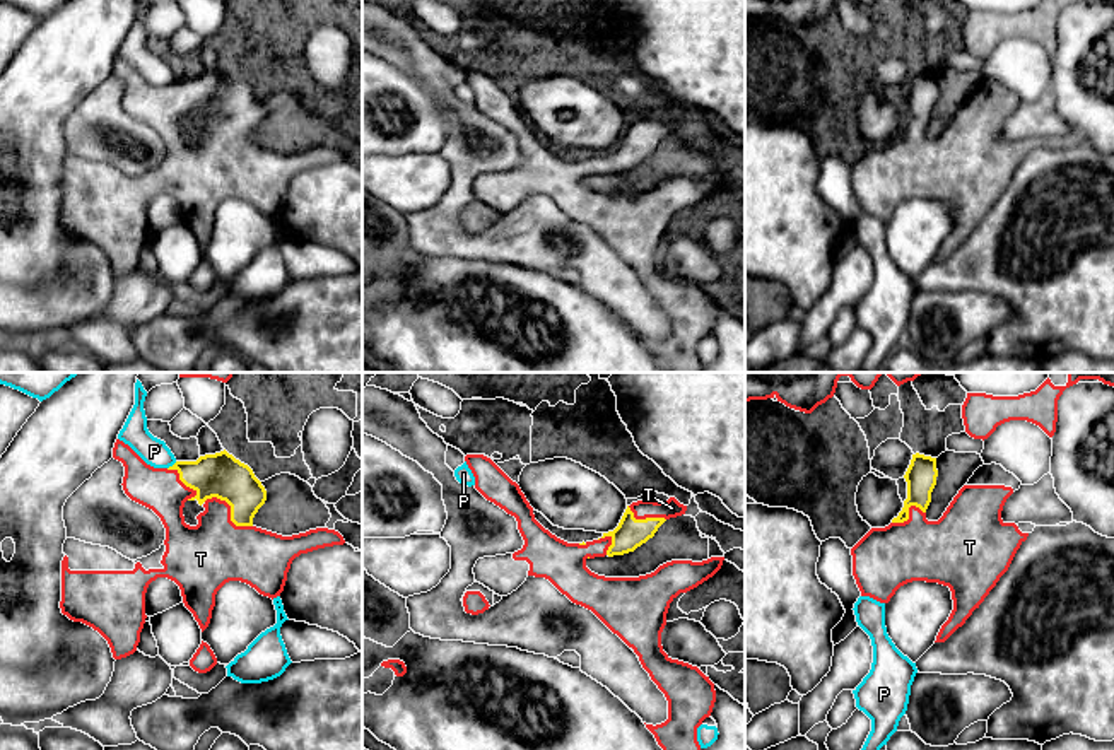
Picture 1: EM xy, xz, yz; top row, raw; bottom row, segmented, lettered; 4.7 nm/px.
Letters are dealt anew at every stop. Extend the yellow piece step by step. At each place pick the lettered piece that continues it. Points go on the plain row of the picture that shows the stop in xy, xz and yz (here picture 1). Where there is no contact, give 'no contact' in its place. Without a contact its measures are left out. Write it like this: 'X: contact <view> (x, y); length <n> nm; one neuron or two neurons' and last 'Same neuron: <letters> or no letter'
P: contact xy (173, 82); length 60 nm; two neurons
T: contact xy (231, 128); length 260 nm; one neuron
Same neuron: T

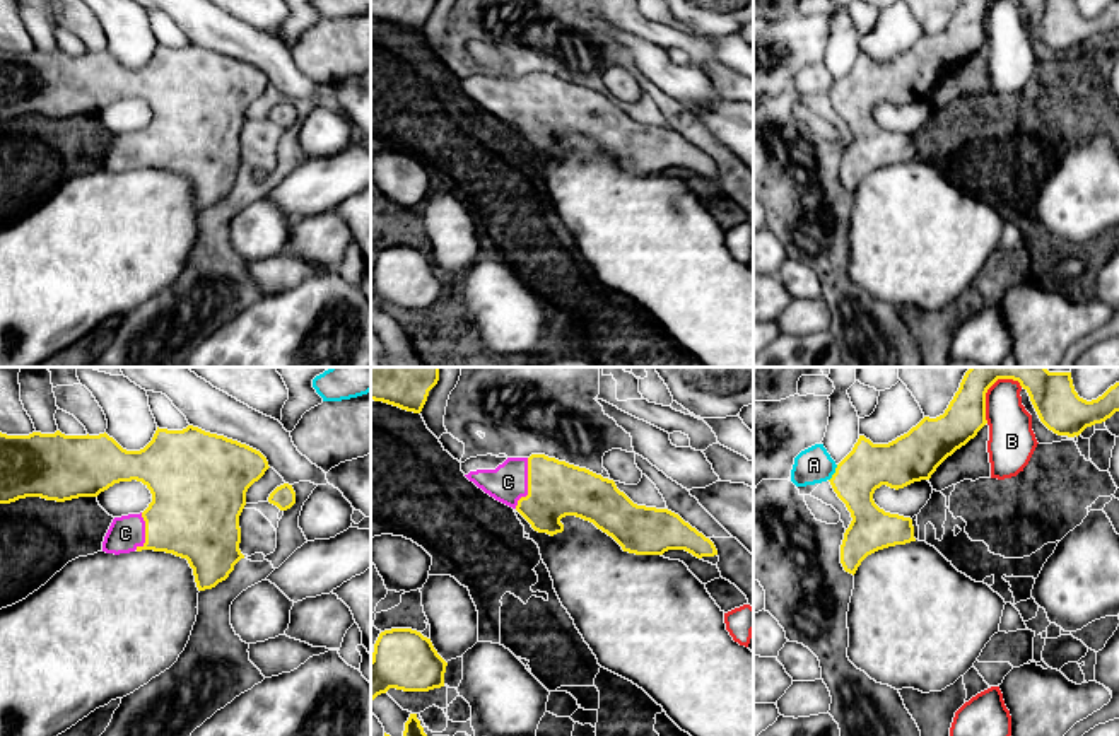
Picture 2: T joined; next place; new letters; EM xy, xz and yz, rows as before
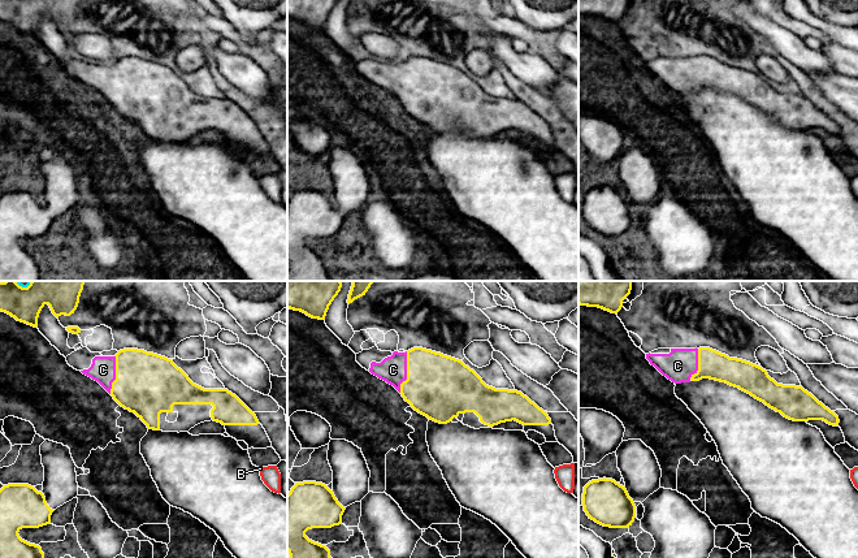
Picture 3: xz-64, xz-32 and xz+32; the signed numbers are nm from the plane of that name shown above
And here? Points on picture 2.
A: contact yz (834, 91); length 90 nm; two neurons
B: contact yz (984, 21); length 200 nm; two neurons
C: contact xz (528, 101); length 240 nm; one neuron
Same neuron: C

